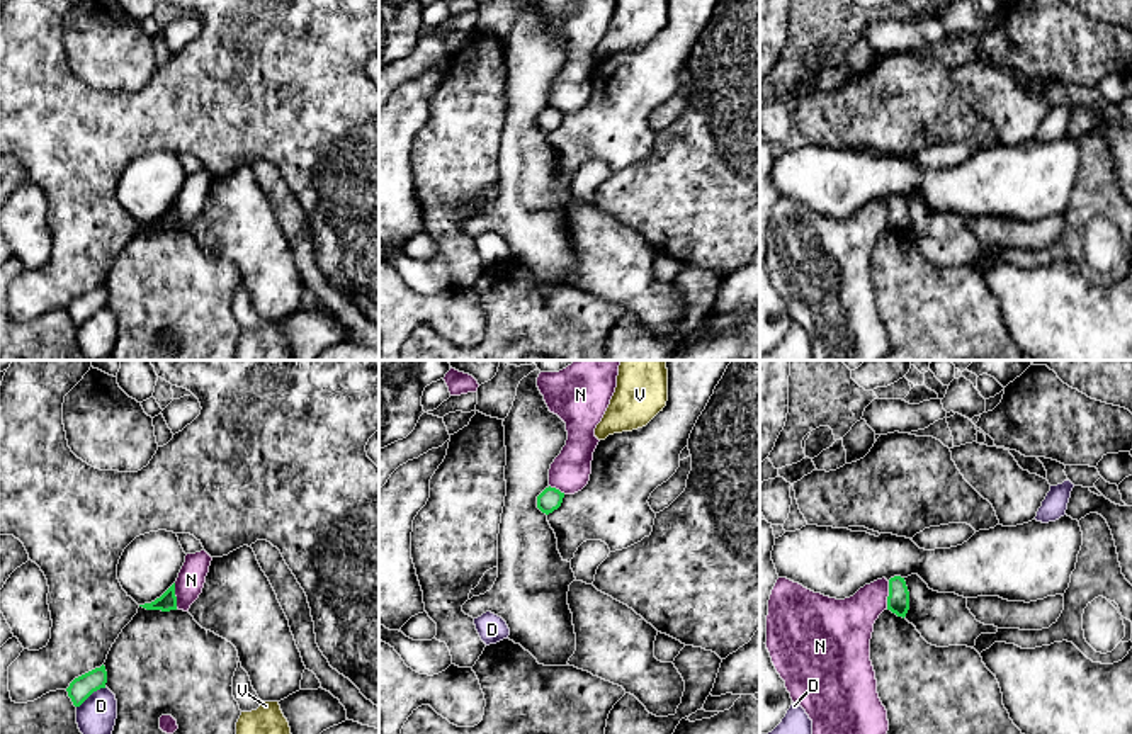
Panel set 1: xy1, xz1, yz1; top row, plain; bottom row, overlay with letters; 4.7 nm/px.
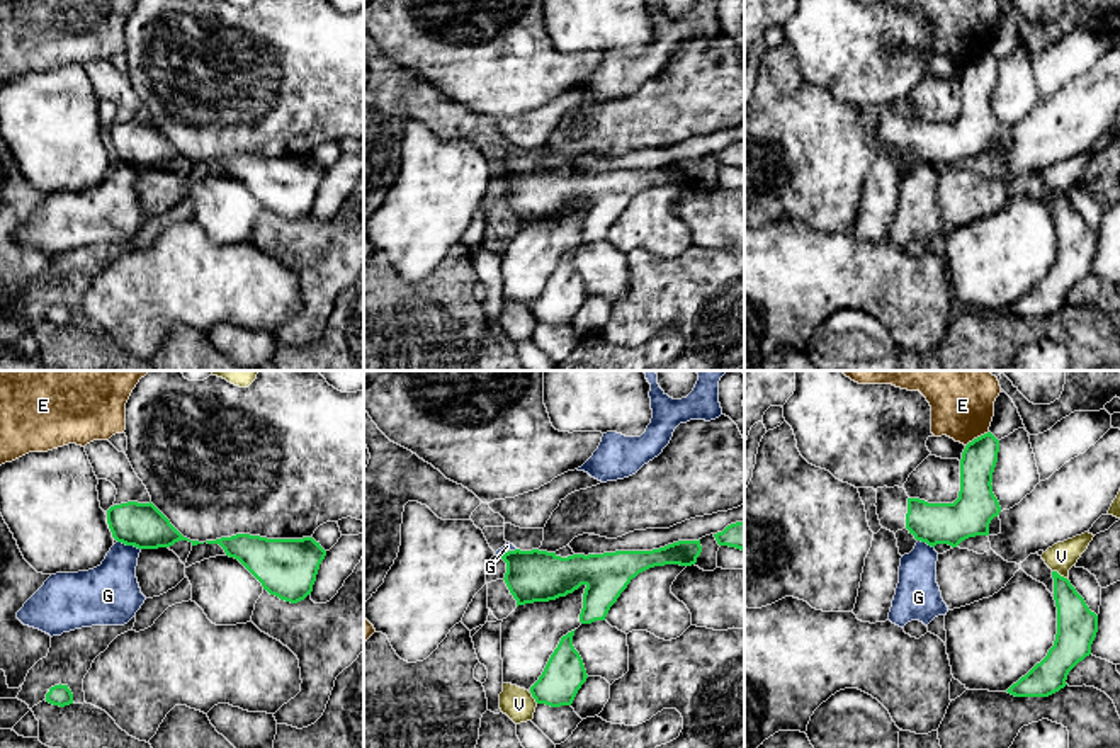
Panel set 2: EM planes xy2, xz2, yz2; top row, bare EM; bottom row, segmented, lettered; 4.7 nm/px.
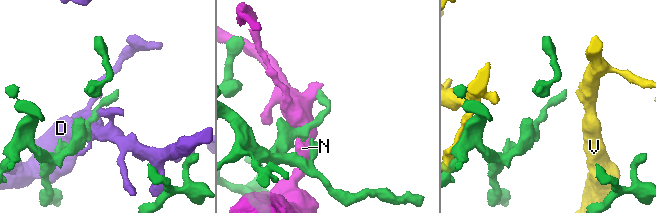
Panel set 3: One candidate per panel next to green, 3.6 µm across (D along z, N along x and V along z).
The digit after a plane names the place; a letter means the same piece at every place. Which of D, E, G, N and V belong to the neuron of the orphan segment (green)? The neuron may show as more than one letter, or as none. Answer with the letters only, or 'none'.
none

